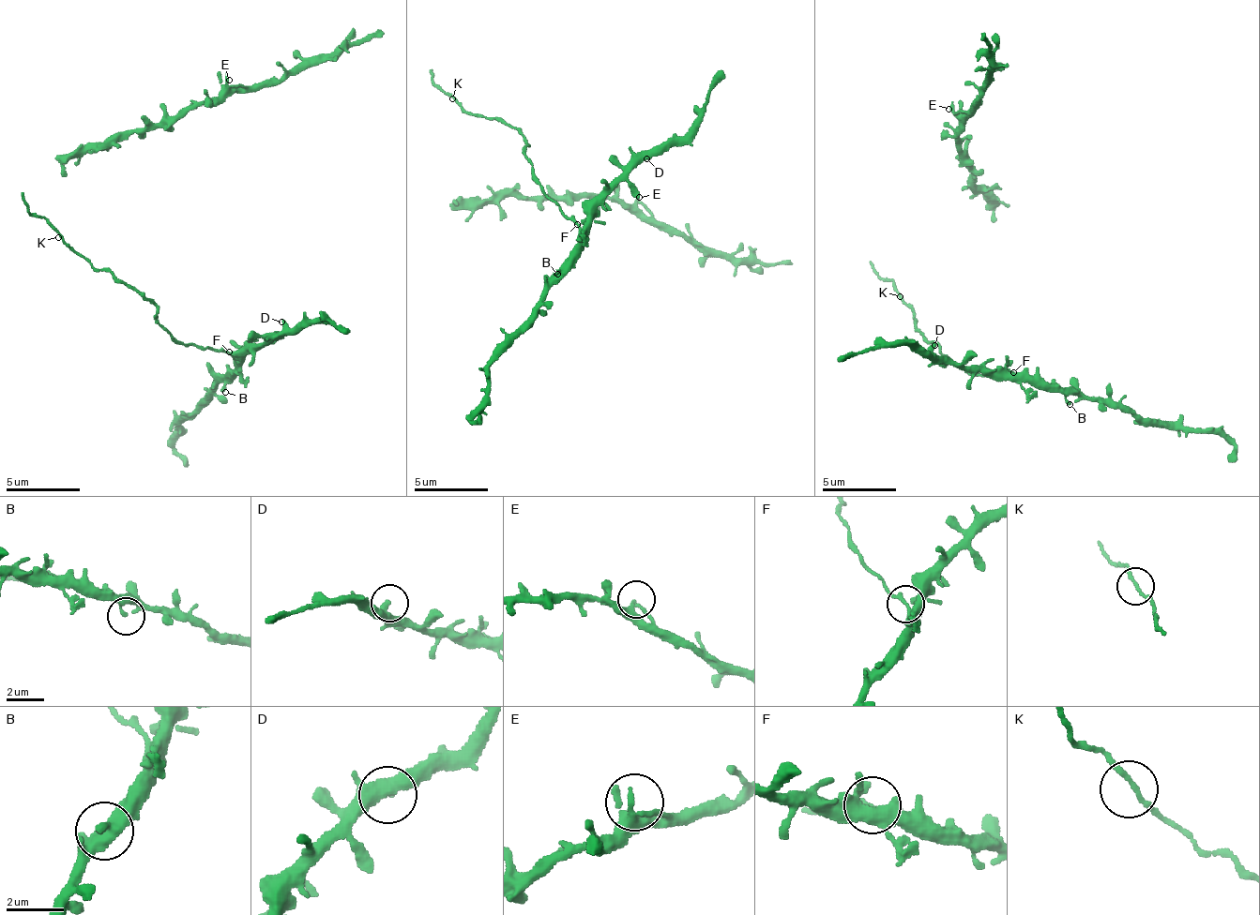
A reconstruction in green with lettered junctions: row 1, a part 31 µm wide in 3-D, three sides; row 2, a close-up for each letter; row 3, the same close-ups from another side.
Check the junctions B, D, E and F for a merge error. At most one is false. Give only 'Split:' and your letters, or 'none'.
Split: F

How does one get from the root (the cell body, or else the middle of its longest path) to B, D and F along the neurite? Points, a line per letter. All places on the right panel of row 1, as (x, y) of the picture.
B: (899, 296), (914, 324), (957, 365), (977, 374), (1024, 374), (1034, 384), (1052, 384), (1070, 404)
D: (899, 296), (914, 324), (957, 365), (977, 374), (1008, 372), (1008, 363), (999, 369), (948, 365), (934, 345)
F: (899, 296), (910, 308), (917, 322), (914, 324), (957, 365), (977, 374), (1012, 371)

